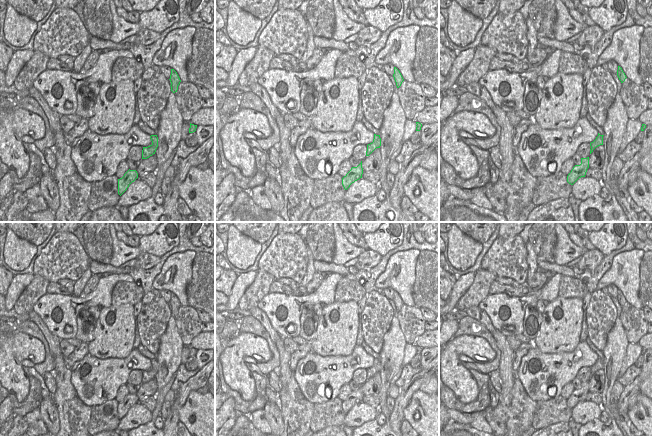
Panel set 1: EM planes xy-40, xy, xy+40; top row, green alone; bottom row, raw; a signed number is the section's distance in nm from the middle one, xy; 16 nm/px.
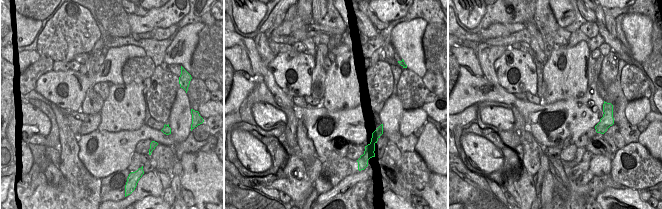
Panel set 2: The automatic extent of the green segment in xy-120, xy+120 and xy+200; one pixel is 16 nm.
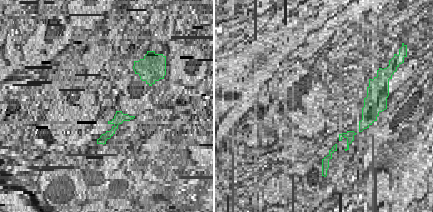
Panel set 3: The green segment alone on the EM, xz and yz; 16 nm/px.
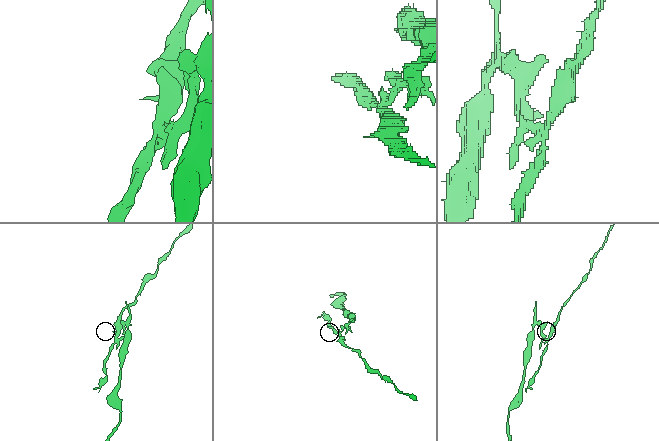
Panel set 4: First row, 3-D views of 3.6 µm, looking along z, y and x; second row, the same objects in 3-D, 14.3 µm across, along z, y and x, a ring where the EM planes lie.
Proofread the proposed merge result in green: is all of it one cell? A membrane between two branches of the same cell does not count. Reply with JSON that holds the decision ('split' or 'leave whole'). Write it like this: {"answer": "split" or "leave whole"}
{"answer": "split"}

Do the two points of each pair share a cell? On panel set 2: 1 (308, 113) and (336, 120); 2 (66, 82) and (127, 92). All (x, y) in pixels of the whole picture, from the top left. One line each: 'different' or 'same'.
1: same
2: different

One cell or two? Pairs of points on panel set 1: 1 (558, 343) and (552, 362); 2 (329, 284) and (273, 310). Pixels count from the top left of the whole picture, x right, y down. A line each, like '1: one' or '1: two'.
1: two
2: one

